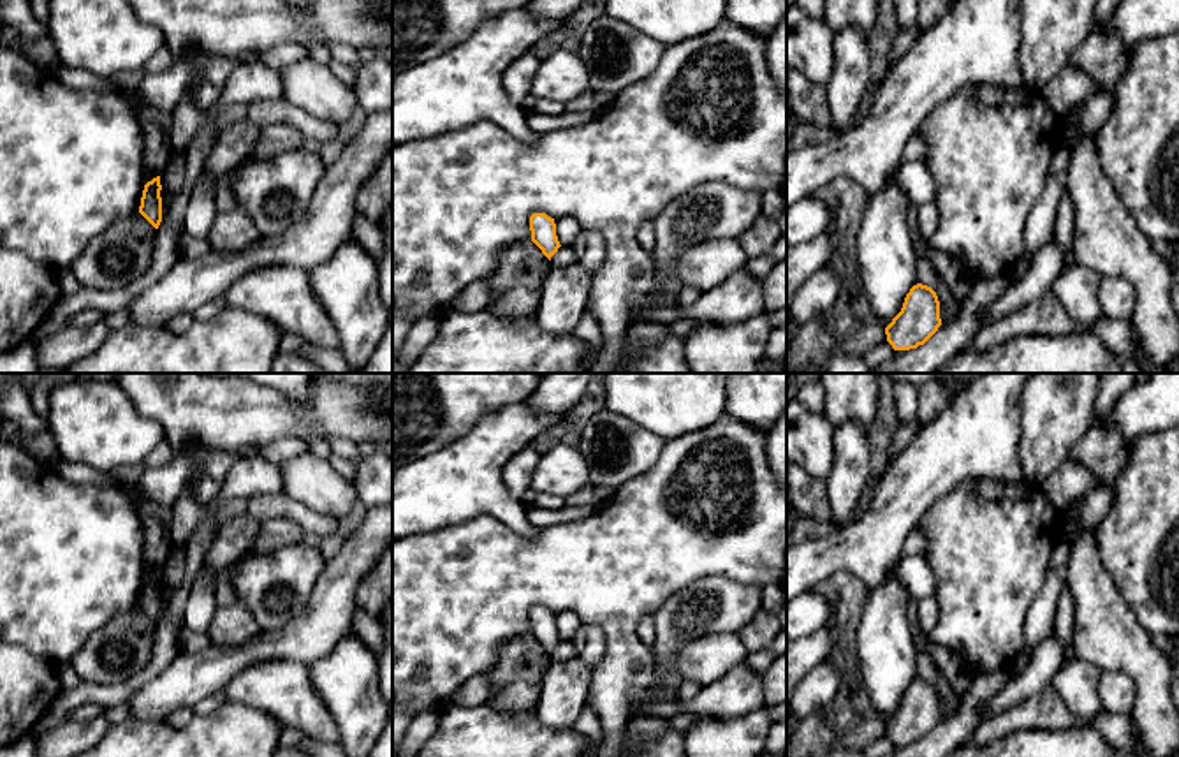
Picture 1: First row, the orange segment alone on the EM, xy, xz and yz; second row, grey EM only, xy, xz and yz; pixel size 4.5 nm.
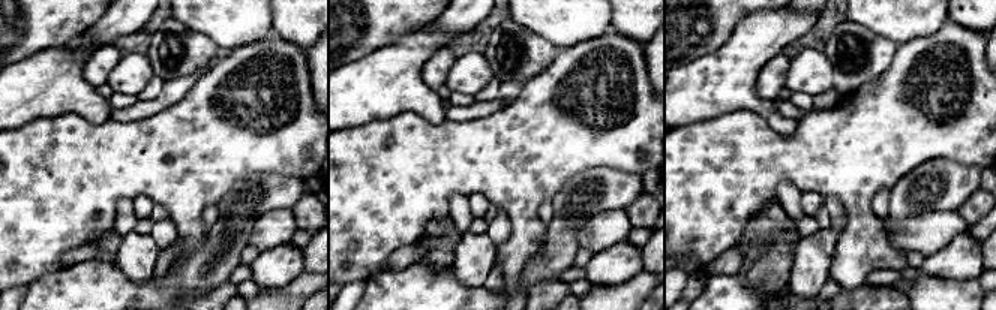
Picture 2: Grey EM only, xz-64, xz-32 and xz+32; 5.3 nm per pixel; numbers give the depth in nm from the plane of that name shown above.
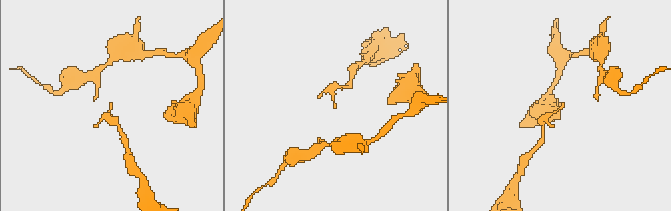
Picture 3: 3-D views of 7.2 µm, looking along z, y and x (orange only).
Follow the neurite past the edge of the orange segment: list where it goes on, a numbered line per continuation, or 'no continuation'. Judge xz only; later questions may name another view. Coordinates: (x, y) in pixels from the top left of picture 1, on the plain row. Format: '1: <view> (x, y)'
no continuation

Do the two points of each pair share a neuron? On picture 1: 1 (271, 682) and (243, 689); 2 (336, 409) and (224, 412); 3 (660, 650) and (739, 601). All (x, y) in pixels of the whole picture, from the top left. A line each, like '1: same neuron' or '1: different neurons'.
1: same neuron
2: same neuron
3: same neuron

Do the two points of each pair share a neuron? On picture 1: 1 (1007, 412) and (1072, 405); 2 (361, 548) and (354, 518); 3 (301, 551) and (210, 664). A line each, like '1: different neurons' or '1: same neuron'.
1: different neurons
2: different neurons
3: different neurons

